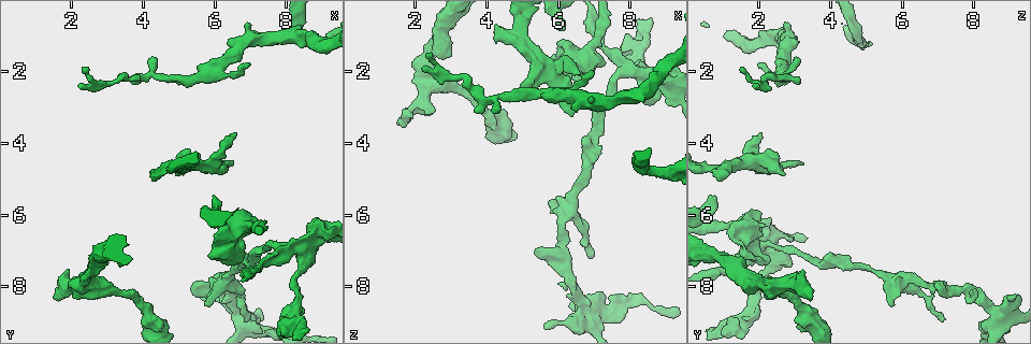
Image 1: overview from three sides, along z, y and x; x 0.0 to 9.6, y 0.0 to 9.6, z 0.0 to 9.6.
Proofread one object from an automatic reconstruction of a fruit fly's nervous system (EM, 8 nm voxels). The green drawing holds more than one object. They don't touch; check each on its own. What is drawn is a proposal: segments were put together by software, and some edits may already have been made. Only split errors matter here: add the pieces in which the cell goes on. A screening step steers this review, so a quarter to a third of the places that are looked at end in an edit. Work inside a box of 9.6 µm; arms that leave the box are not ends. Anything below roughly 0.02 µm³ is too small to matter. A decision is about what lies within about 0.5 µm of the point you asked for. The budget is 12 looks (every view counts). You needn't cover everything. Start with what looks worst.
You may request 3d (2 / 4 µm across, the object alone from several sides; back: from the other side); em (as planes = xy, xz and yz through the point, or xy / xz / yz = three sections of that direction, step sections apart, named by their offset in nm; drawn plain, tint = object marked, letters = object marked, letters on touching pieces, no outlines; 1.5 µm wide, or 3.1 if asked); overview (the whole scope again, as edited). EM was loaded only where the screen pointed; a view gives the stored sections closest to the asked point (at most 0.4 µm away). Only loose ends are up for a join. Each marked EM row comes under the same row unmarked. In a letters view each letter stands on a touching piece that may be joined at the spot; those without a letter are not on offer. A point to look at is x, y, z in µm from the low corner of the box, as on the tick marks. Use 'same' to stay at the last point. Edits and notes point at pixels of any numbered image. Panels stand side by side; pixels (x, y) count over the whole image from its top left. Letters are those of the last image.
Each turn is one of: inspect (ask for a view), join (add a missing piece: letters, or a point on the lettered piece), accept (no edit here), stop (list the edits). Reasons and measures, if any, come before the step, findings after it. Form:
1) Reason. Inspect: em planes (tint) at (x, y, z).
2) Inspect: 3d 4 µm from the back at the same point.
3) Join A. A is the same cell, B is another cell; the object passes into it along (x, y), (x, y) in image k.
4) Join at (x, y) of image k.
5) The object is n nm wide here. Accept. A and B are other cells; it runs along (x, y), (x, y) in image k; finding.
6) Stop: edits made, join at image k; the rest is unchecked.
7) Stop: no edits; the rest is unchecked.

An open end. Inspect: 3d 2 µm from the back at (4.90, 4.85, 2.70).

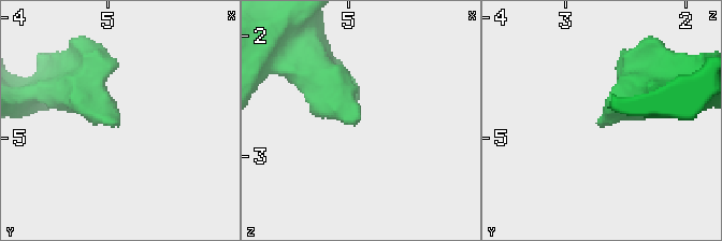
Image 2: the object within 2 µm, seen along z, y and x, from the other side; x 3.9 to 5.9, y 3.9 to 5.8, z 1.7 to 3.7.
Now the EM. Inspect: em planes (tint) at (4.94, 4.88, 2.72).

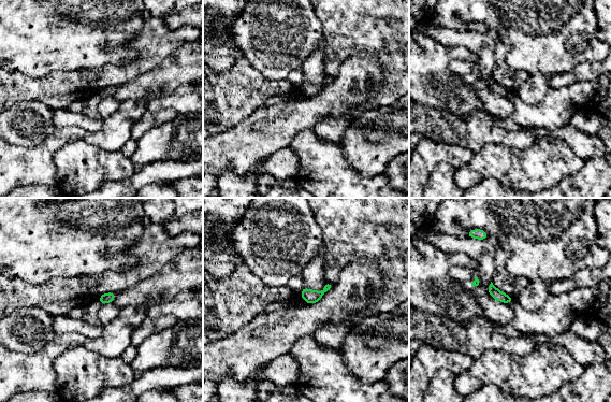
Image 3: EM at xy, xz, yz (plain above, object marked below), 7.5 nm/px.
What lies round it. Inspect: em planes (letters) at the same point.

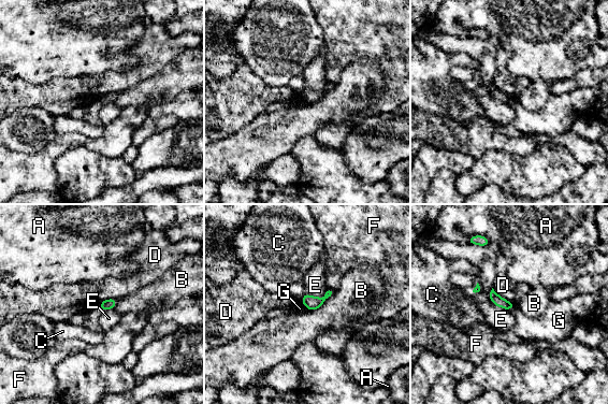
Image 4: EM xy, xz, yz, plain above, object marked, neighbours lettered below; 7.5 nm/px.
Accept. A, B, C, D, E, F and G are other cells; a border runs along (301, 301), (308, 309) in image 4; none of them fits.

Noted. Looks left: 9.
Free end. Inspect: 3d 2 µm at (1.60, 8.35, 3.35).

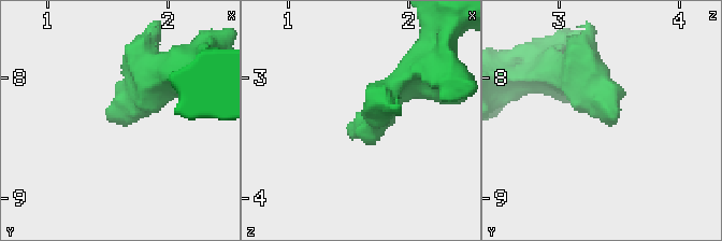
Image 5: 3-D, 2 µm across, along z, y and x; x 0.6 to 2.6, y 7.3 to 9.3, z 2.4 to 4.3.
Now the EM. Inspect: em yz step 4 (letters) at (1.58, 8.38, 3.44).

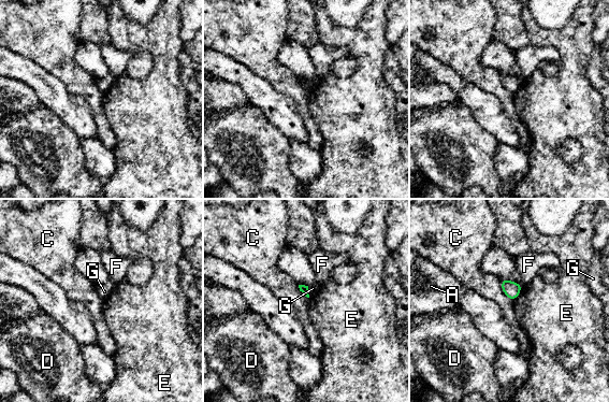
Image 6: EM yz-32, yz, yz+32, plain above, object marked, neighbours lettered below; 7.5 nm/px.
Inspect: em planes (letters) at the same point.

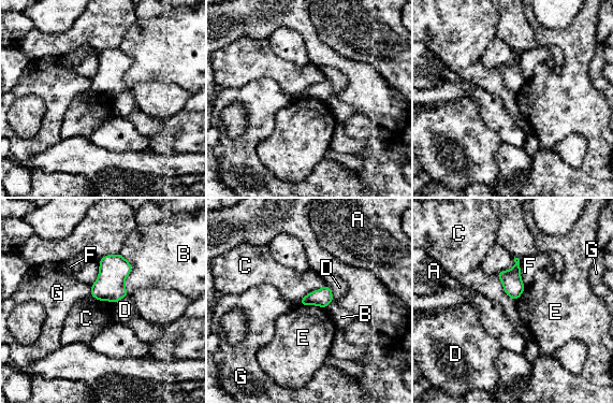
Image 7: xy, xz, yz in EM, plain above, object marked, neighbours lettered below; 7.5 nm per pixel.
Accept. A, B, C, D, E, F and G are other cells; no lettered piece goes on from it.

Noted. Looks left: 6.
An open end. Inspect: em yz step 4 (tint) at (6.85, 0.65, 2.70).

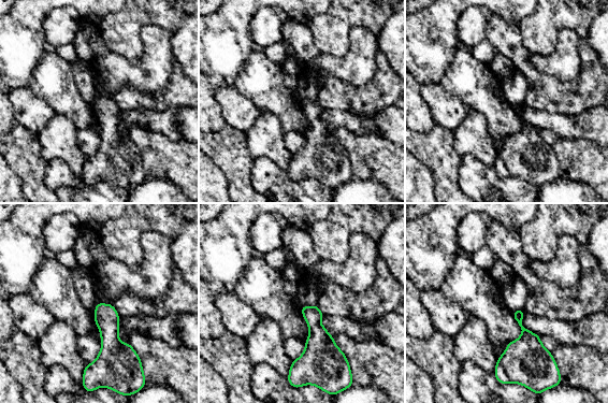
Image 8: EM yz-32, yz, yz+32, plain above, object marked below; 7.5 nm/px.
Inspect: em planes (letters) at the same point.

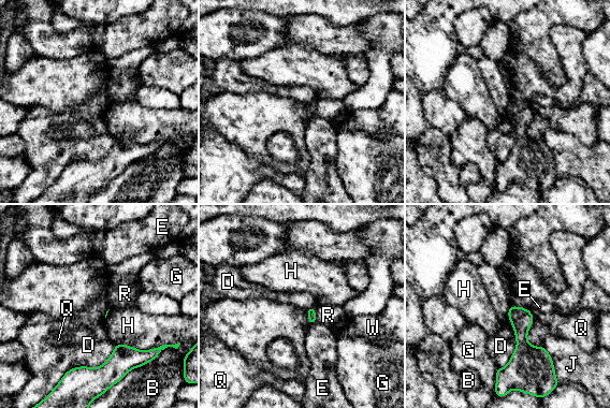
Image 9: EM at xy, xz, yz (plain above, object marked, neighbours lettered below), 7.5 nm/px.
Accept. B, D, E, G, H, J, Q, R and W are other cells; a border runs along (509, 305), (516, 349), (497, 368) in image 9; no lettered piece goes on from it.

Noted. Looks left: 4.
Branch stops here. Inspect: 3d 4 µm at (6.85, 8.85, 7.25).

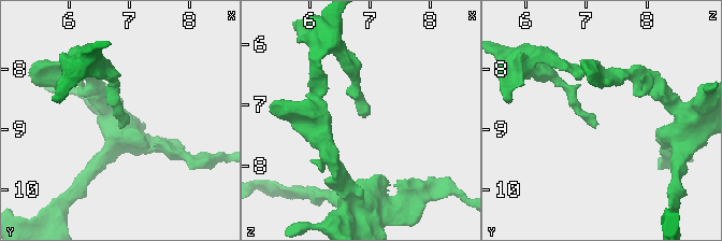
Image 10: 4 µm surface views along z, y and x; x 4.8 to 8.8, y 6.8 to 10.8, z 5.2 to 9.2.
Need the tissue. Inspect: em xy step 8 (tint) at (6.85, 8.85, 7.20).

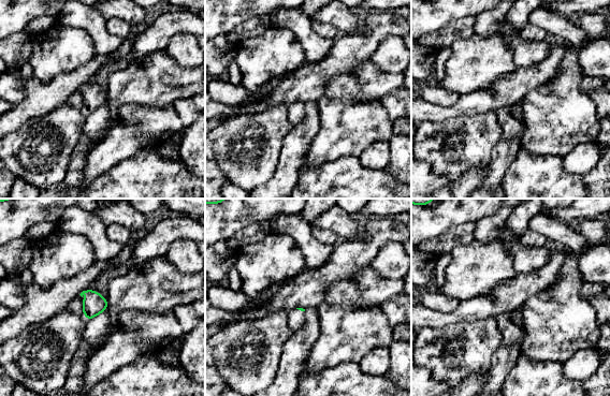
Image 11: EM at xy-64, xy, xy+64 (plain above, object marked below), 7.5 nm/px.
Inspect: em yz step 8 (letters) at the same point.

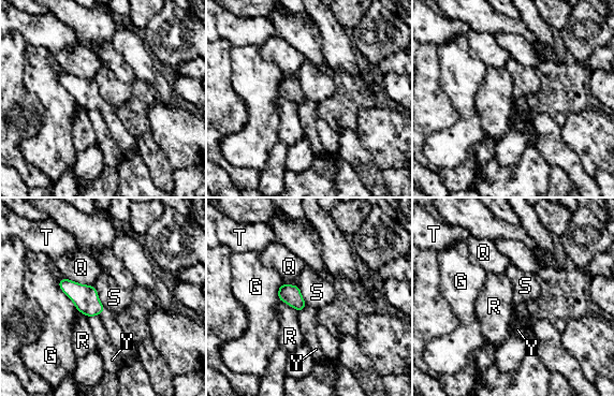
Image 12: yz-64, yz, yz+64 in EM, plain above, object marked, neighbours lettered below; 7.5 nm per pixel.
Accept. G, Q, R, S, T and Y are other cells; a border runs along (92, 286), (99, 301), (106, 308) in image 12; no lettered piece goes on from it.

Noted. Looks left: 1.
Stop: no edits; the rest is unchecked.

